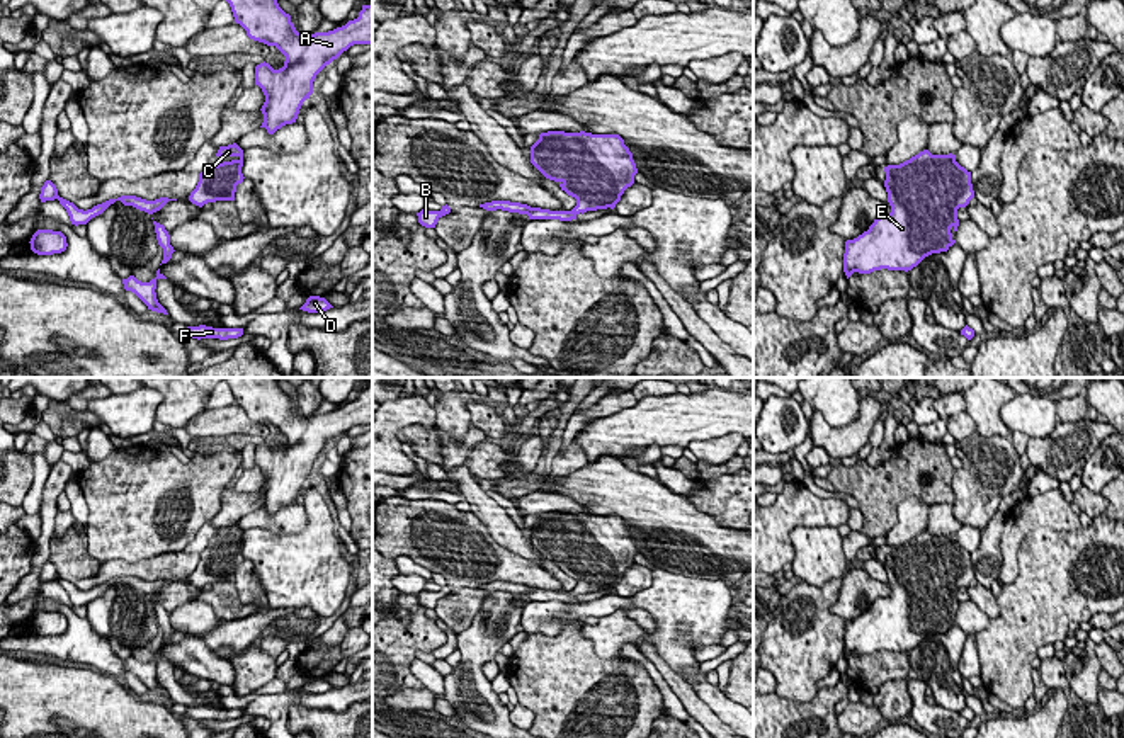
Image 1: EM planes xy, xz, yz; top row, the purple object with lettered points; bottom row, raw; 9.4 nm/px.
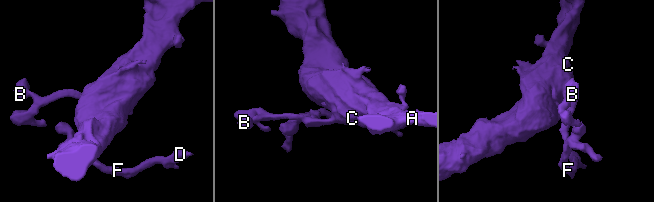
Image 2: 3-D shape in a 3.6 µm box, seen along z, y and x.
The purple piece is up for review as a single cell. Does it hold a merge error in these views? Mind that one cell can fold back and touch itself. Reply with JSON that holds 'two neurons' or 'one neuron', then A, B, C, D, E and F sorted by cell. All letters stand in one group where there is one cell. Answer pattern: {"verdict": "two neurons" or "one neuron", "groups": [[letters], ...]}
{"verdict": "one neuron", "groups": [["A", "B", "C", "D", "E", "F"]]}

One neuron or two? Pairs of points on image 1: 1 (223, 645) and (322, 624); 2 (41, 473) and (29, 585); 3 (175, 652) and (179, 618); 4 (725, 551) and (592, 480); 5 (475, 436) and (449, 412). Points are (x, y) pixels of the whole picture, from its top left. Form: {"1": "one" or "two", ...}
{"1": "one", "2": "two", "3": "two", "4": "one", "5": "two"}

